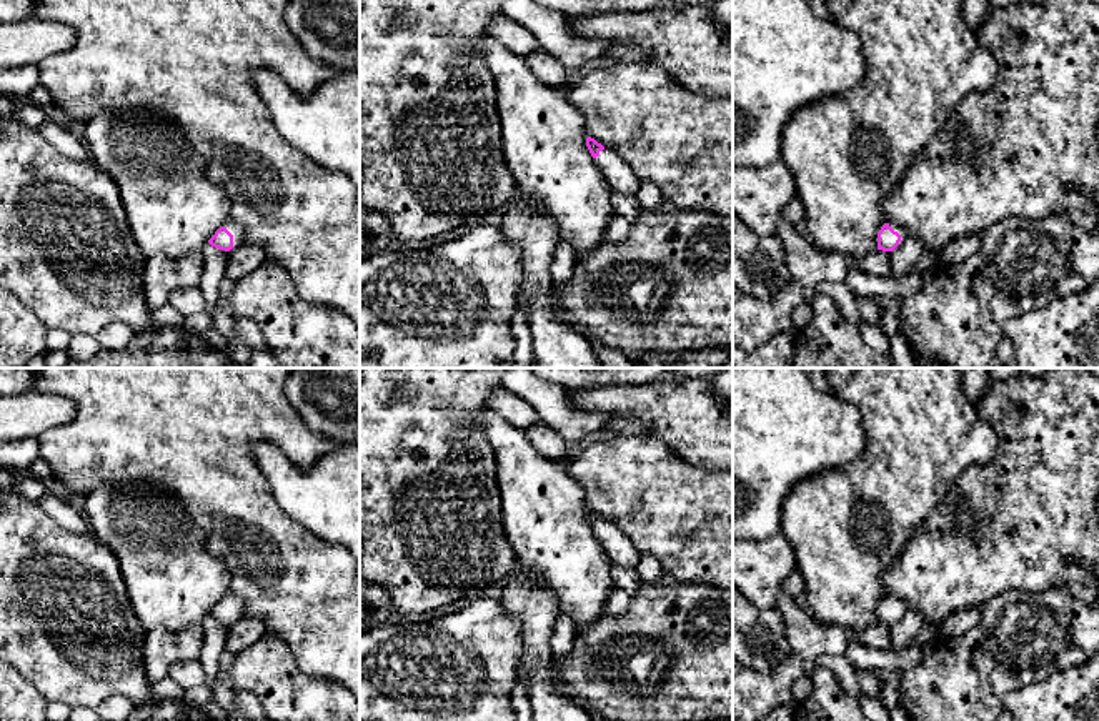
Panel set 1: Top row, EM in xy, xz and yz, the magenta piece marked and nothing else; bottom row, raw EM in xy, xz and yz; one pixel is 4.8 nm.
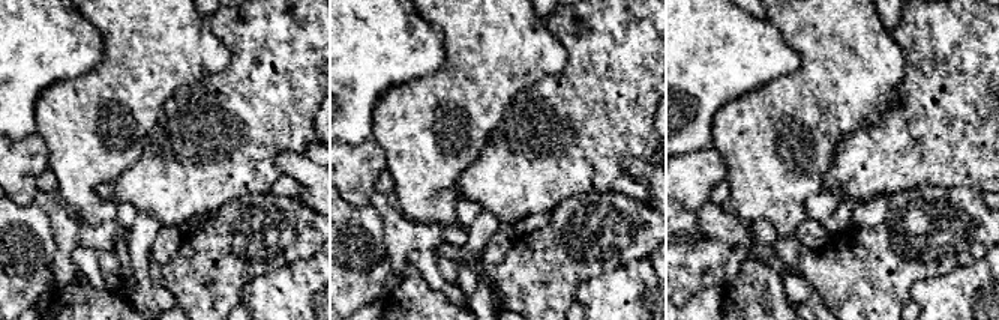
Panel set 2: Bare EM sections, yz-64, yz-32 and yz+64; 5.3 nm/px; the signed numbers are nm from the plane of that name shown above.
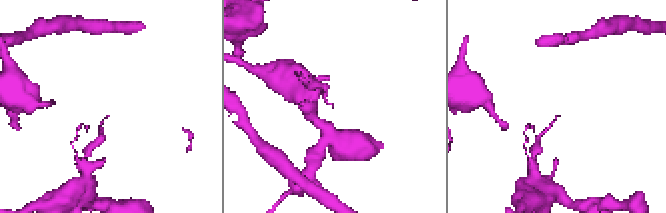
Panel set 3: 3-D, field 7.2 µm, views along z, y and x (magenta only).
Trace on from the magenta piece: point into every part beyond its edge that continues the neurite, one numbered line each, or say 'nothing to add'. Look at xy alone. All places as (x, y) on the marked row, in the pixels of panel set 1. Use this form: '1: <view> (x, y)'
1: xy (232, 227)

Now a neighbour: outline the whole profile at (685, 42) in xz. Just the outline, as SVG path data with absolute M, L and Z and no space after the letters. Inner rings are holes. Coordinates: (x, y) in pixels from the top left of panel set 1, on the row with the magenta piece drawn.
M704 7L601 12L578 18L569 25L588 40L638 45L648 53L648 65L661 67L691 92L733 100L733 32L718 27L716 18Z

